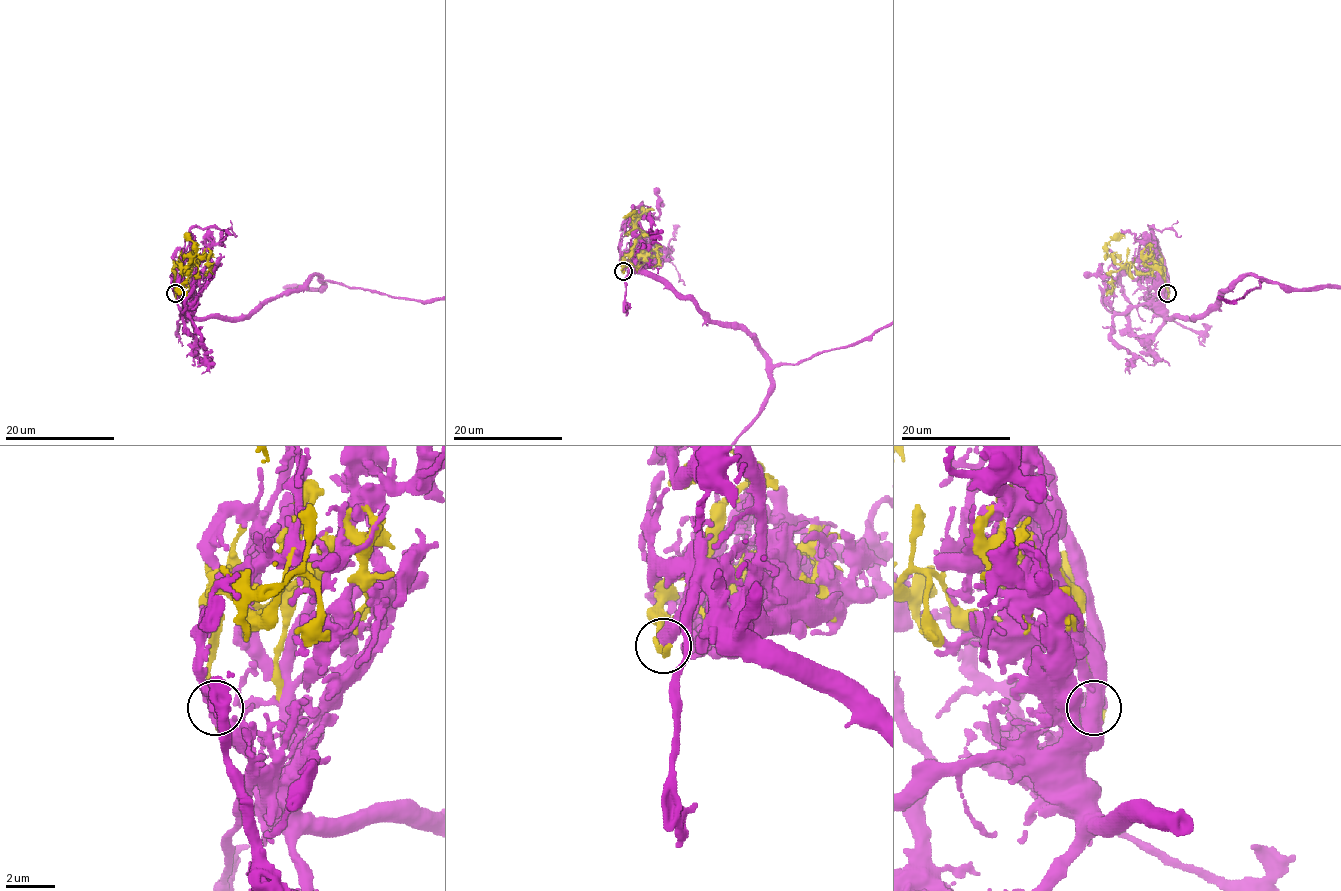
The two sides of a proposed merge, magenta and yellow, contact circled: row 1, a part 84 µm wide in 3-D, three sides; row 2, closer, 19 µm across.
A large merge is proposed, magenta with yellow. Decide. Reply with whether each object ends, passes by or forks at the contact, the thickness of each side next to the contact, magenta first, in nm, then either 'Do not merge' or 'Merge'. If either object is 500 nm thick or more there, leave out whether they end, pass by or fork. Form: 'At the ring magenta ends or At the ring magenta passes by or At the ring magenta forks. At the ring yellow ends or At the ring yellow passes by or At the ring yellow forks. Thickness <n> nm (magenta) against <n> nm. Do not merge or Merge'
At the ring magenta passes by. At the ring yellow ends. Thickness 400 nm (magenta) against 360 nm. Do not merge

